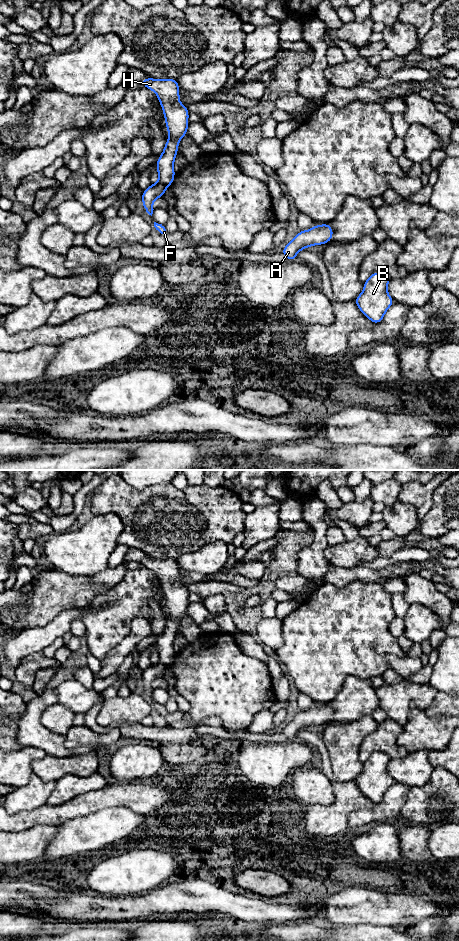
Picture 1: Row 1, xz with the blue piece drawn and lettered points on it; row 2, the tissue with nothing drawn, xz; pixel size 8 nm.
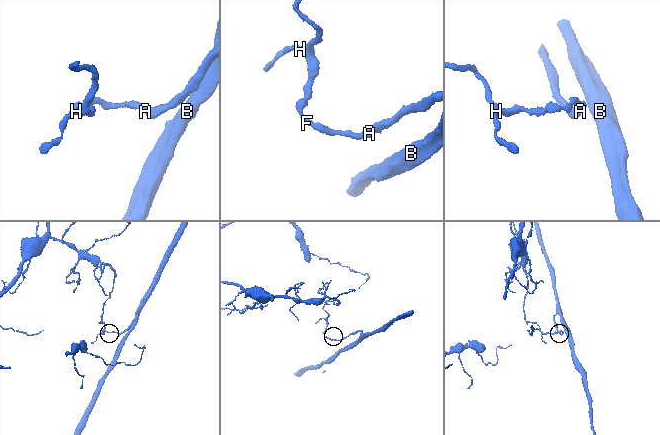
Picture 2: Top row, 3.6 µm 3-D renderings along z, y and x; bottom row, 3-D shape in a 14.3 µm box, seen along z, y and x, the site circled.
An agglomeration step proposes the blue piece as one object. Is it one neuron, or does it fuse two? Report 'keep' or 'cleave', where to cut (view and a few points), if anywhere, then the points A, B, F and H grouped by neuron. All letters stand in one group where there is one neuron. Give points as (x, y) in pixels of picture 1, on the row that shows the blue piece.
cleave; cut xz (159, 182), (167, 186); groups A B F / H

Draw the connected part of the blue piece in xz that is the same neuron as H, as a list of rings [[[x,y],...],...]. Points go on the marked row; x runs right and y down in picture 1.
[[[145,78],[139,82],[157,94],[163,109],[170,138],[166,140],[163,153],[156,164],[159,183],[168,187],[174,181],[173,163],[178,152],[179,141],[187,134],[189,110],[179,101],[180,90],[177,80]]]

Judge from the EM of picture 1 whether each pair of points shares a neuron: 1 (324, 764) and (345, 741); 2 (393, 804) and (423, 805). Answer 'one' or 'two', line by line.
1: two
2: two

